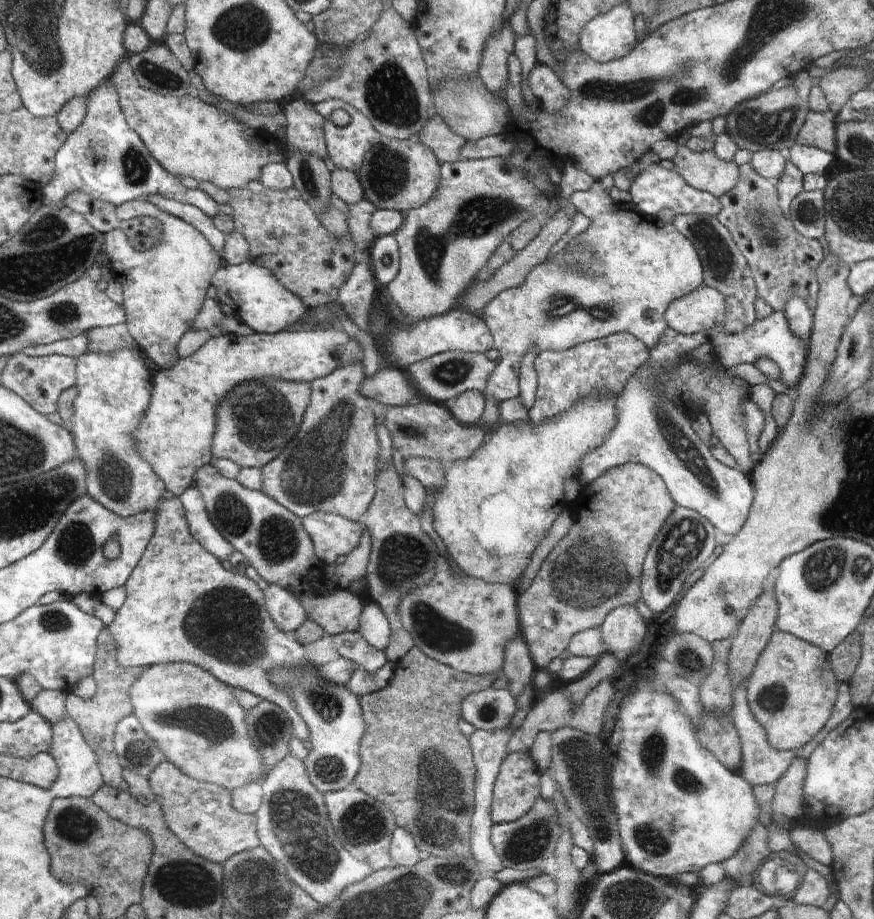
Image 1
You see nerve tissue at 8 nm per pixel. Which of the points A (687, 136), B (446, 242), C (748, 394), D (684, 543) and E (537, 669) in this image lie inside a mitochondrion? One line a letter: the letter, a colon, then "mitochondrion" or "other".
A: other
B: mitochondrion
C: other
D: mitochondrion
E: other

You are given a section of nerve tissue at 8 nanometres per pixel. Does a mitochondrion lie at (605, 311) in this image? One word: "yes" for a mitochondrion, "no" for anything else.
yes

